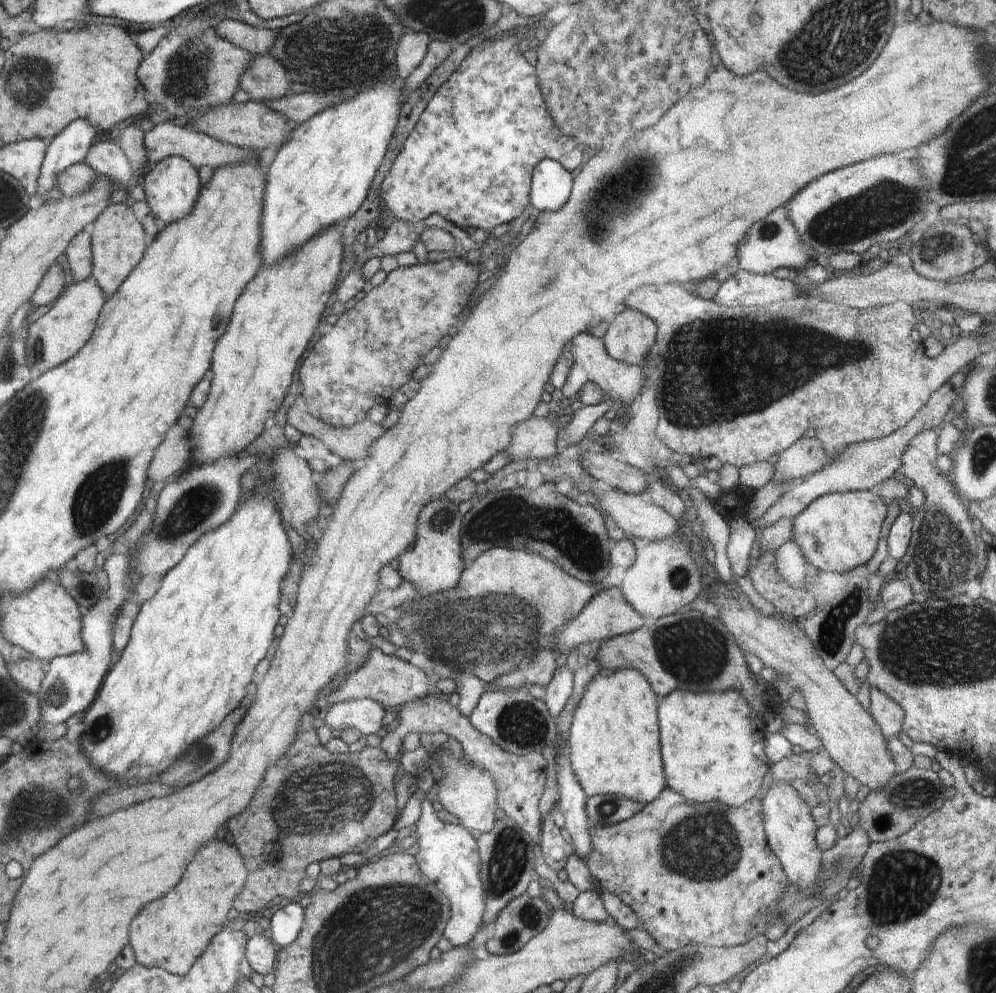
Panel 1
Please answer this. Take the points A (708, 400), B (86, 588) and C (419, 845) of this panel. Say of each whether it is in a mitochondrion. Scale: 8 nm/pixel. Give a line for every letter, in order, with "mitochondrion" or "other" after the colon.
A: mitochondrion
B: mitochondrion
C: other

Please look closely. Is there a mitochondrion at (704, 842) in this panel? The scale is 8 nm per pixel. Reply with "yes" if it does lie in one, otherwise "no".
yes

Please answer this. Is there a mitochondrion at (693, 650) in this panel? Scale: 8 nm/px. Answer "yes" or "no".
yes

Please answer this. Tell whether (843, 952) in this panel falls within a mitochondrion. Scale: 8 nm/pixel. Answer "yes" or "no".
no

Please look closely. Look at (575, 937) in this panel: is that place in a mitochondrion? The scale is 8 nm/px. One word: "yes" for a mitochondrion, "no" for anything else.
no

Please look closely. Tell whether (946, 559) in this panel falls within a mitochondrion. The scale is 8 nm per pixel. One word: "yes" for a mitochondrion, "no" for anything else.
yes

